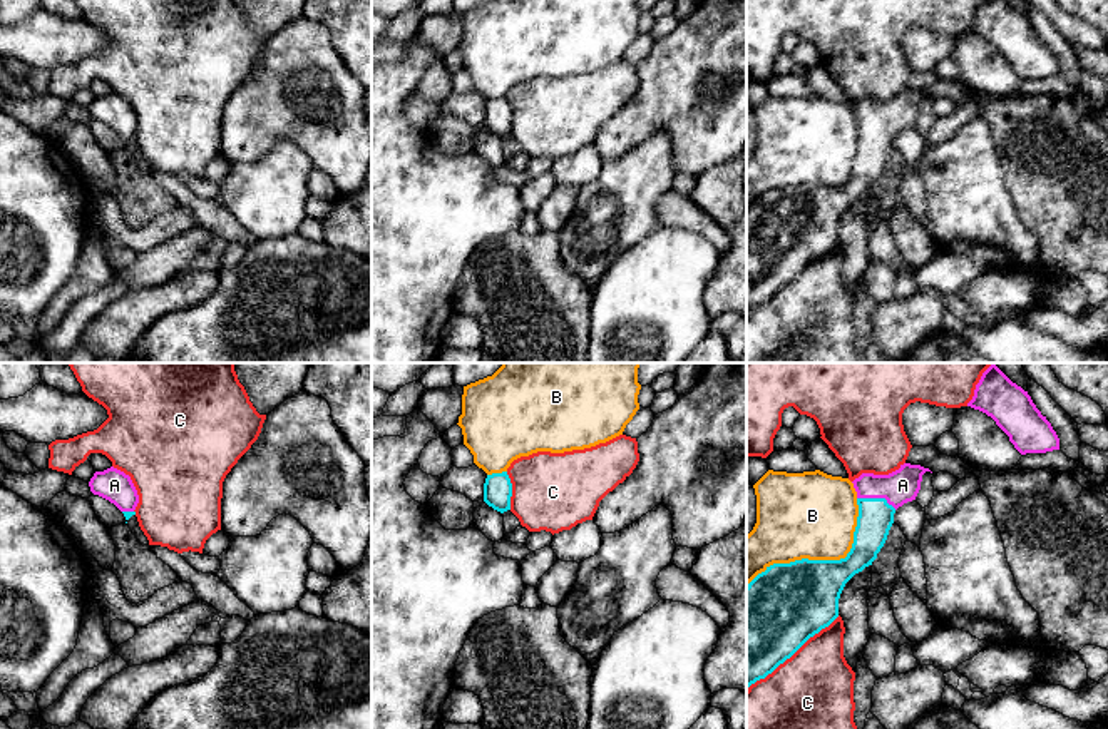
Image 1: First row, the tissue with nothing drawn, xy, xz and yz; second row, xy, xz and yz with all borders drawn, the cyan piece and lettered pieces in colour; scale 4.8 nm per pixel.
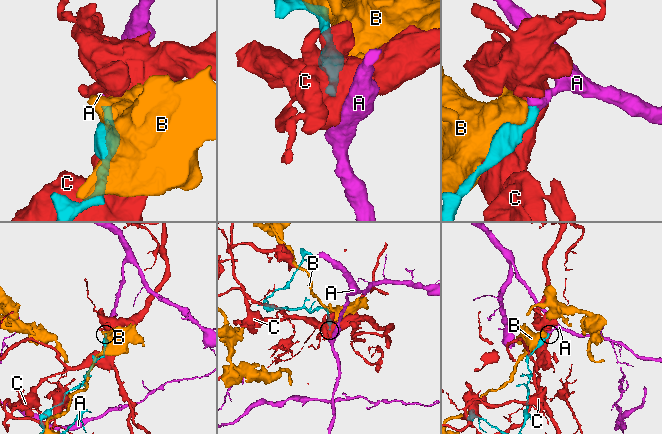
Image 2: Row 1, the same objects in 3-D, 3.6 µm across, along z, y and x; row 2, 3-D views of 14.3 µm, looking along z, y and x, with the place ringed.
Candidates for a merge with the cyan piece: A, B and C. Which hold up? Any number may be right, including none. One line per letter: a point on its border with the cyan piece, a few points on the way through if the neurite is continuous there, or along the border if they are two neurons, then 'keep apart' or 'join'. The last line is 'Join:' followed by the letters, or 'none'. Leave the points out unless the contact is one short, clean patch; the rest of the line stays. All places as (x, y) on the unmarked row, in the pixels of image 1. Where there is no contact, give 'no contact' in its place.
A: contact yz (877, 124); join
B: contact yz (825, 186); keep apart
C: contact yz (792, 280); keep apart
Join: A

